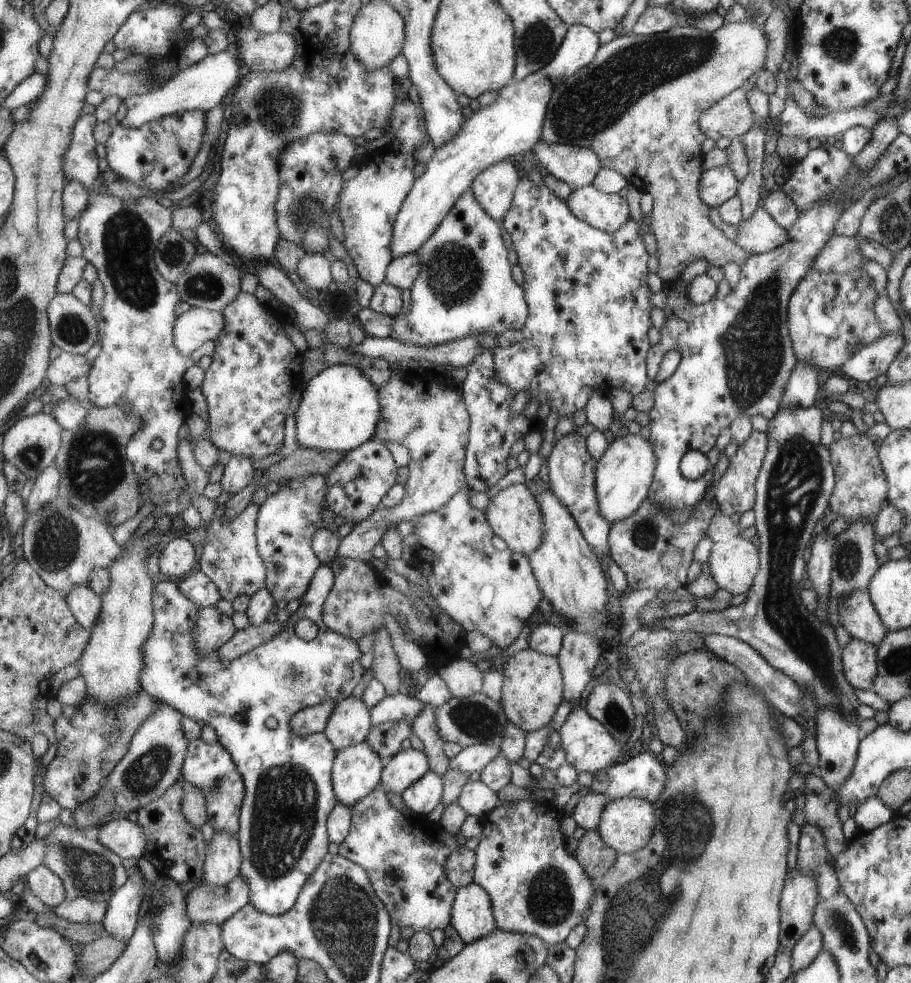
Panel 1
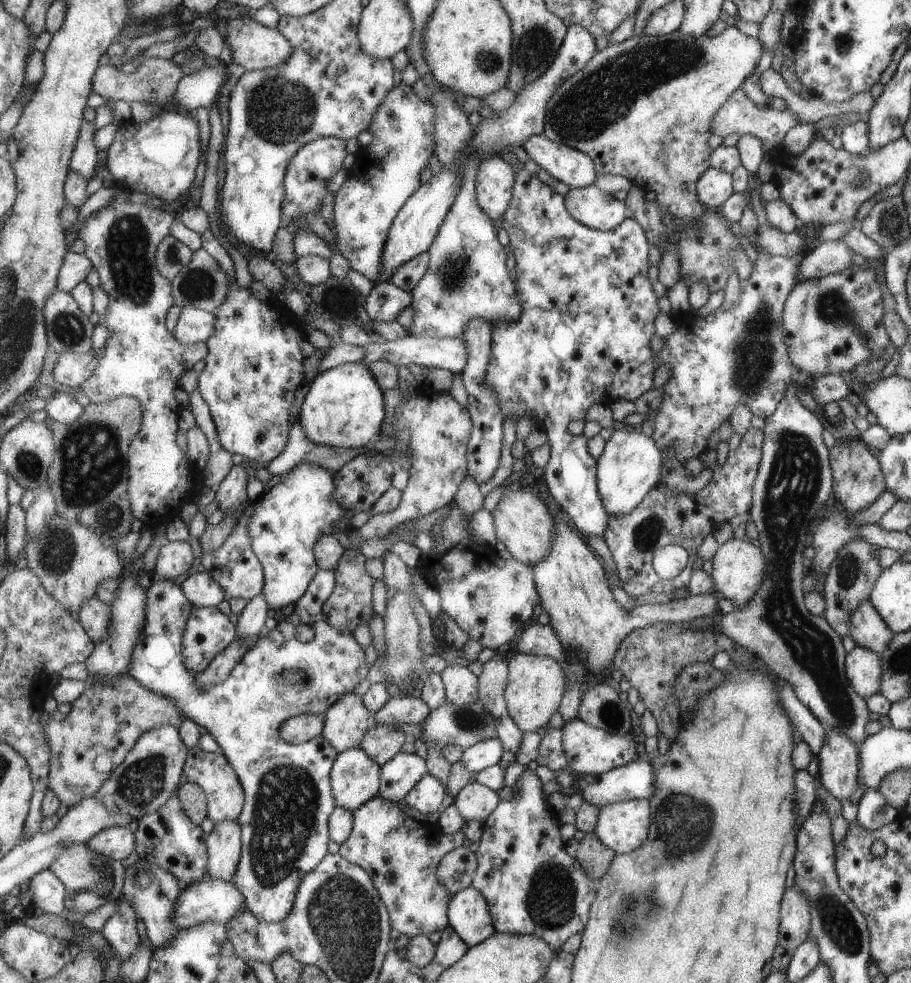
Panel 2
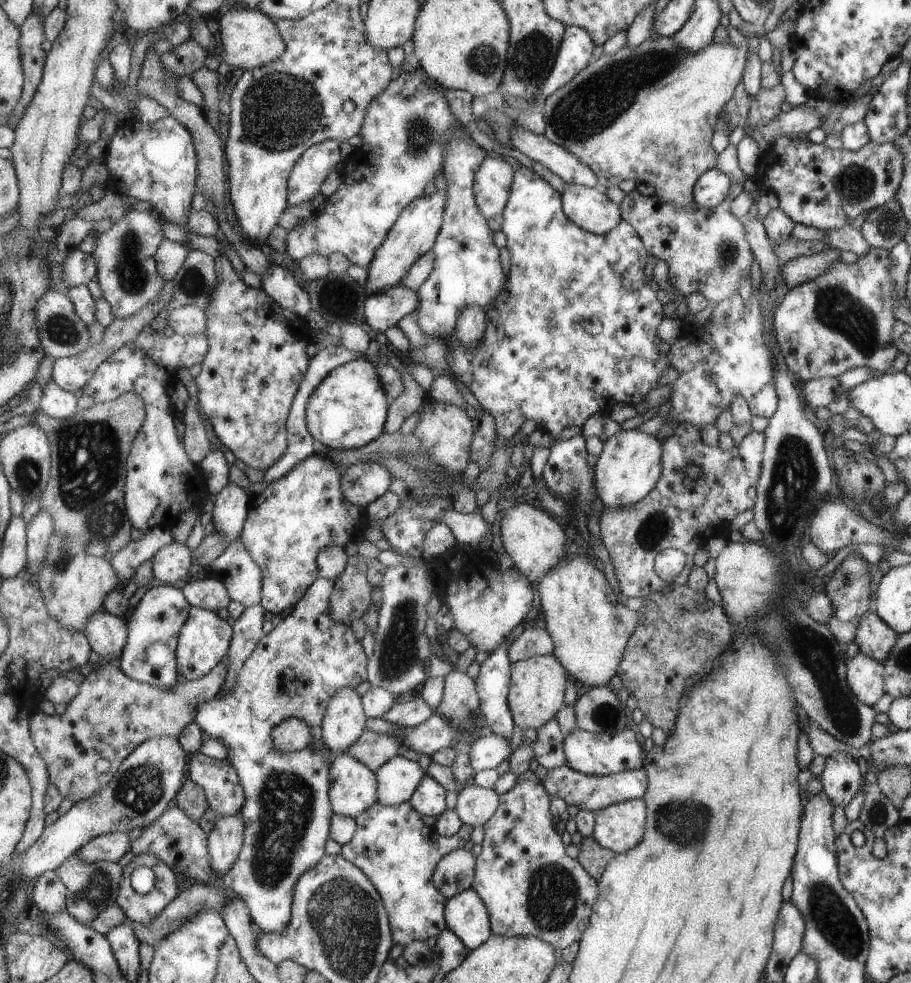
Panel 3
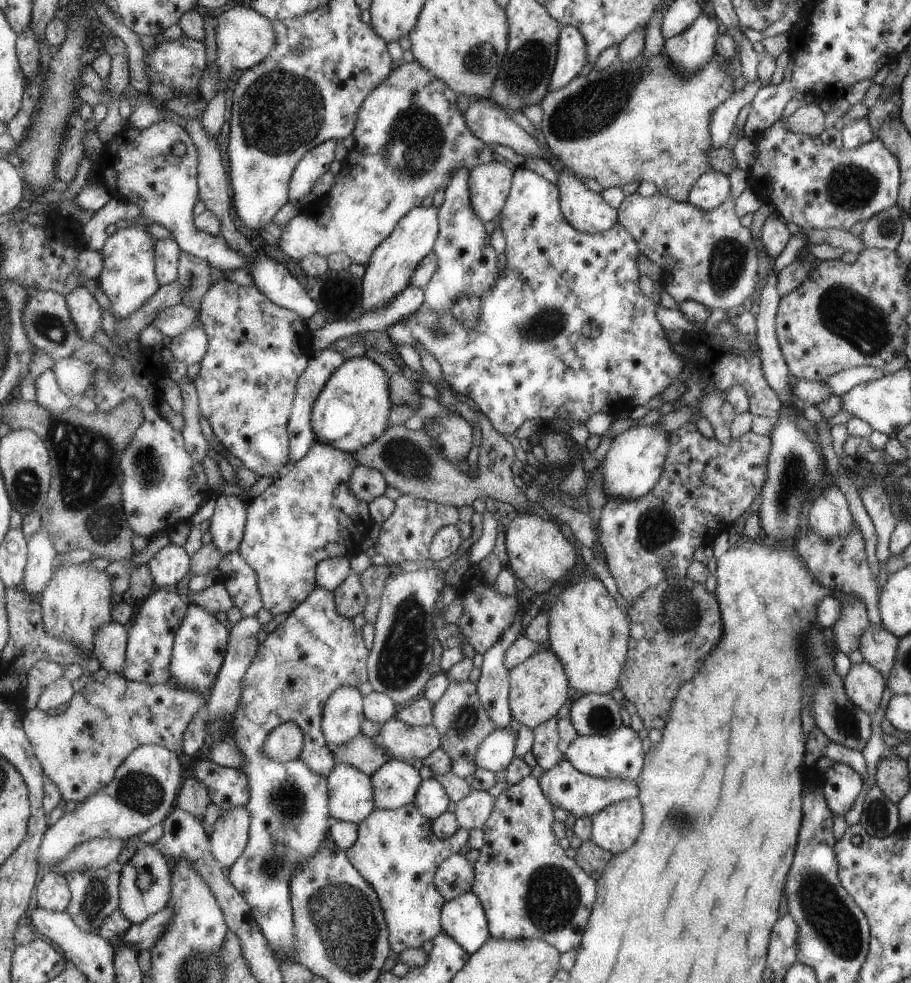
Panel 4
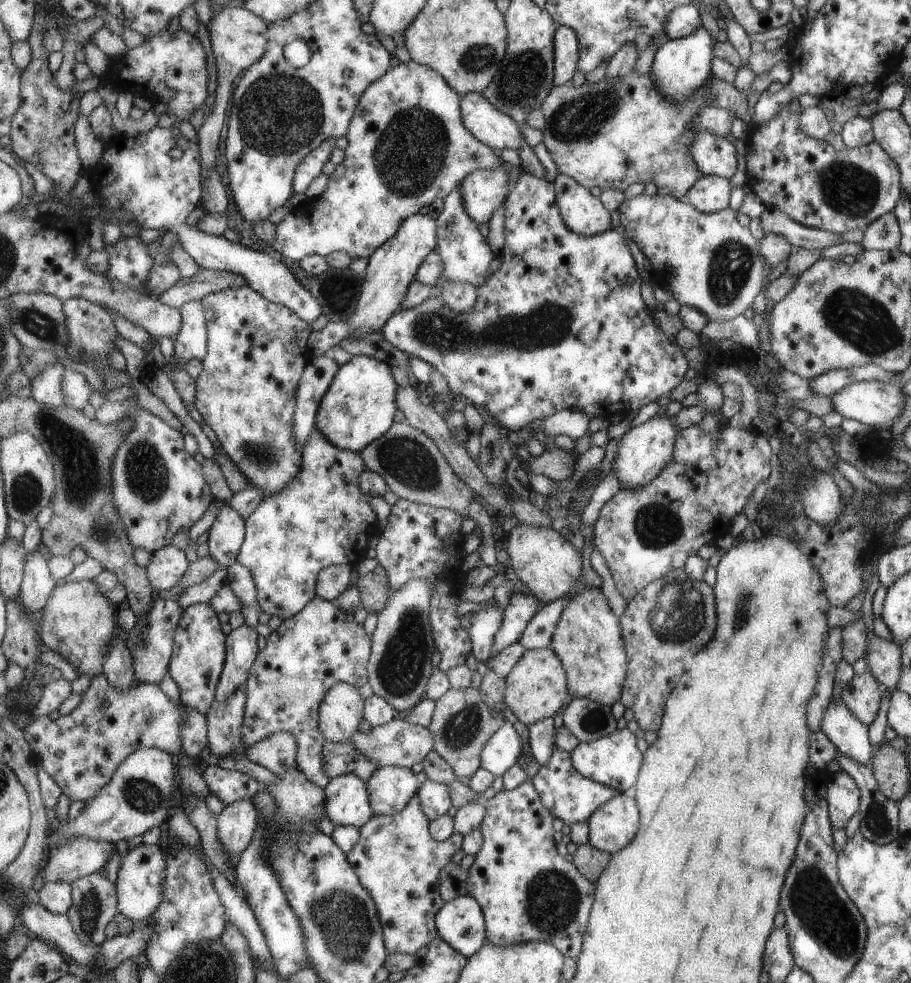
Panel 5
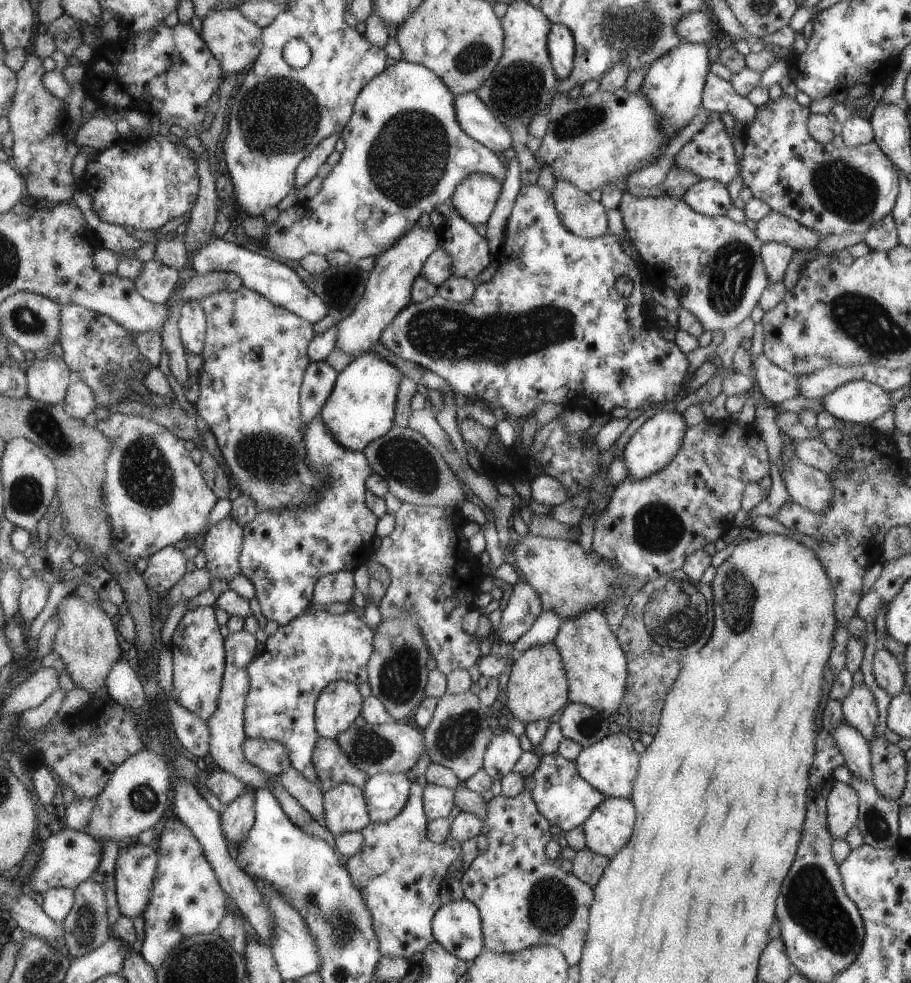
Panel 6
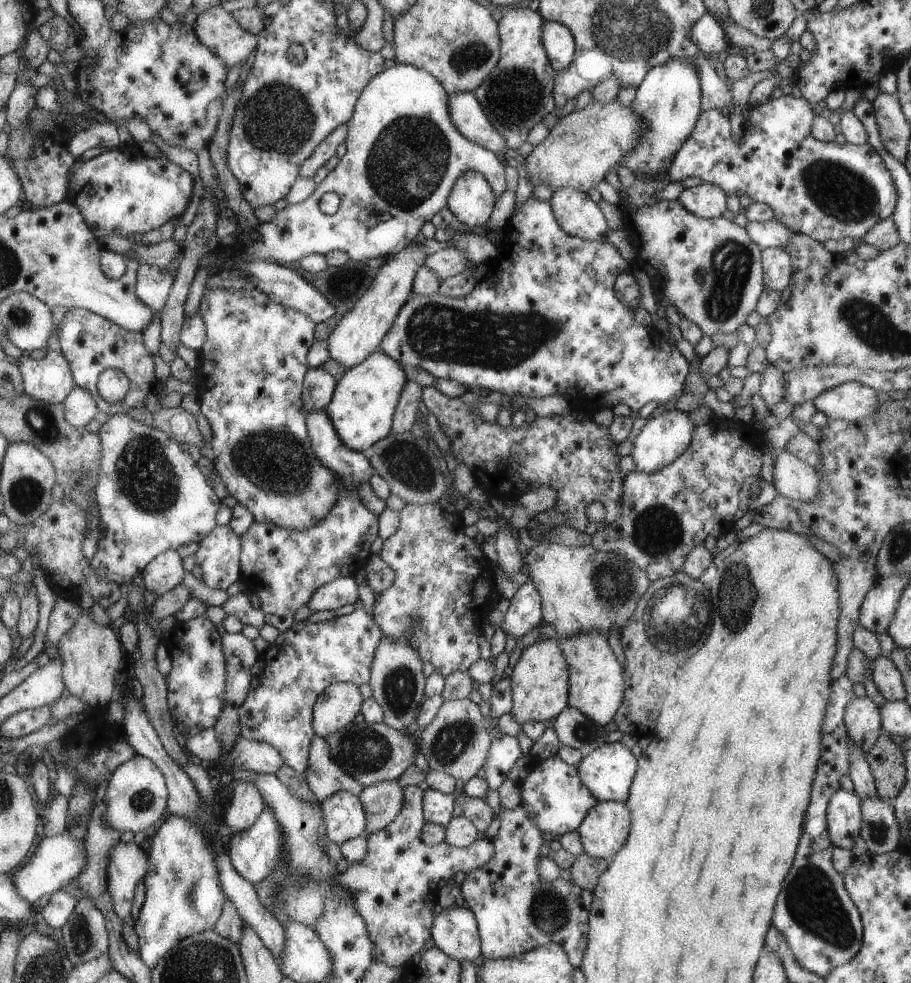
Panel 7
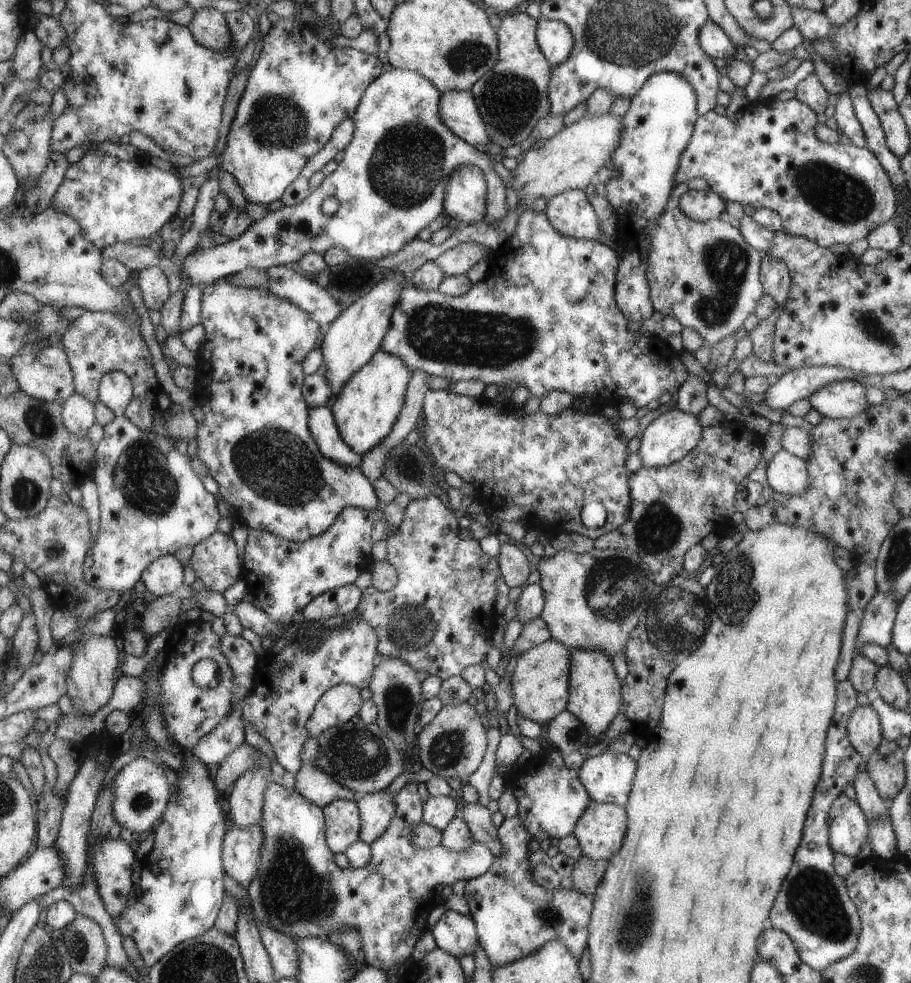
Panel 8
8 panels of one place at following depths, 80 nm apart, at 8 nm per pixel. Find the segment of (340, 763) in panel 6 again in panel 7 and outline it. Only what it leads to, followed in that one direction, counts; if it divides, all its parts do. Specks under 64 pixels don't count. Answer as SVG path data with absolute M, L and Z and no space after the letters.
M317 734L312 740L310 763L303 776L310 791L320 804L339 791L349 791L359 797L365 789L332 757L328 740Z

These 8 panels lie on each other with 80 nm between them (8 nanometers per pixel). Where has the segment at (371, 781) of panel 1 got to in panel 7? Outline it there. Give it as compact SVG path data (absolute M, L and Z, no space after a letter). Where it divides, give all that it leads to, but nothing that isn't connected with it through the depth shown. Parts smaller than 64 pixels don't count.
M339 791L321 806L325 813L328 838L332 842L341 846L348 840L365 836L368 820L360 796L349 791Z

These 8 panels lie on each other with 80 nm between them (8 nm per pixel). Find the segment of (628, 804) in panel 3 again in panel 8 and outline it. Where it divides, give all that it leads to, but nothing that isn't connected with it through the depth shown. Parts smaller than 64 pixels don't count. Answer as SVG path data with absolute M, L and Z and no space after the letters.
M590 801L574 833L583 855L594 861L608 861L625 838L626 810L613 803Z

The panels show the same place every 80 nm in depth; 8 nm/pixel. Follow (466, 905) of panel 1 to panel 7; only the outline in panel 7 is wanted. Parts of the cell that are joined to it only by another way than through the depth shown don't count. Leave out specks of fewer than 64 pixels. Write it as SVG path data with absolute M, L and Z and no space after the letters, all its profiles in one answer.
M467 906L440 909L431 937L443 952L457 960L474 962L483 956L480 926L476 914Z

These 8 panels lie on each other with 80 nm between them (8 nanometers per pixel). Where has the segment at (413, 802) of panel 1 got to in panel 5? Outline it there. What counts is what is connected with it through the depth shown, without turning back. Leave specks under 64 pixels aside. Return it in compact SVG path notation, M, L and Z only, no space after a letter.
M427 779L417 796L429 821L435 821L451 810L452 798L447 785Z

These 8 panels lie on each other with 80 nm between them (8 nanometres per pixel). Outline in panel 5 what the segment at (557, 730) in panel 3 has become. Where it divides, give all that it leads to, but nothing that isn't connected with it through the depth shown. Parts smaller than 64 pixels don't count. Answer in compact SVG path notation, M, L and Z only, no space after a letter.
M550 717L536 724L530 728L530 748L532 755L540 766L545 766L551 762L551 756L558 747L556 739L553 739L553 732L555 732L555 718Z

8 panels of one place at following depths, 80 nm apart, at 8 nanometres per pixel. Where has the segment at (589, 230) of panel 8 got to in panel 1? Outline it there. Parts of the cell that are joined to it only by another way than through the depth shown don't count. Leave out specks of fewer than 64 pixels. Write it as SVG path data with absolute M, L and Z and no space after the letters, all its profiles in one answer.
M591 185L575 189L567 202L578 220L602 232L613 233L630 219L625 198L600 192Z

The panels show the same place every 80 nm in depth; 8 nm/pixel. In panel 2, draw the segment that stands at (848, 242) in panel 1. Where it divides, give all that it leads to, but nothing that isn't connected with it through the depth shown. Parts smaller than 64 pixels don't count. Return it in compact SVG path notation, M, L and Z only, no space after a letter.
M825 241L817 243L805 252L797 272L797 282L816 279L829 273L839 273L850 264L852 250L843 241Z

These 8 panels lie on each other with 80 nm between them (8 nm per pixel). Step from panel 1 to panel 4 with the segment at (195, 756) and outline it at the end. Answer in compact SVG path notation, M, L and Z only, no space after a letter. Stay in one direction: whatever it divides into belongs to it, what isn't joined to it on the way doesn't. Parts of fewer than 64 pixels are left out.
M198 756L193 772L195 778L207 786L211 803L219 808L220 813L248 805L251 790L241 769L220 766L209 758Z

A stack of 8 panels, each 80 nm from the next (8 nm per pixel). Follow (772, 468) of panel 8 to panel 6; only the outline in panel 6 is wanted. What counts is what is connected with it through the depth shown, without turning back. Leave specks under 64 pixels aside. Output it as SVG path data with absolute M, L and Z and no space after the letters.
M794 457L788 461L783 460L780 477L794 503L816 513L829 505L832 484L823 471L807 466Z

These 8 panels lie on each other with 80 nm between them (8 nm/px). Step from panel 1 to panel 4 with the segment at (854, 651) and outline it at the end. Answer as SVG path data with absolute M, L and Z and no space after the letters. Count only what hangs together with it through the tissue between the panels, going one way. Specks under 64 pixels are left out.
M864 661L859 664L851 664L849 672L843 677L847 697L853 704L865 712L875 712L886 682L883 674L877 668Z

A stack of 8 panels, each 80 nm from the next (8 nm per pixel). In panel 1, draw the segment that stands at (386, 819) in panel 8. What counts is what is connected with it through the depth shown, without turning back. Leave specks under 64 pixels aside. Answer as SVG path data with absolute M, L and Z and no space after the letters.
M409 748L399 752L385 766L382 784L386 792L403 795L403 792L423 778L431 769L431 760L424 750Z

